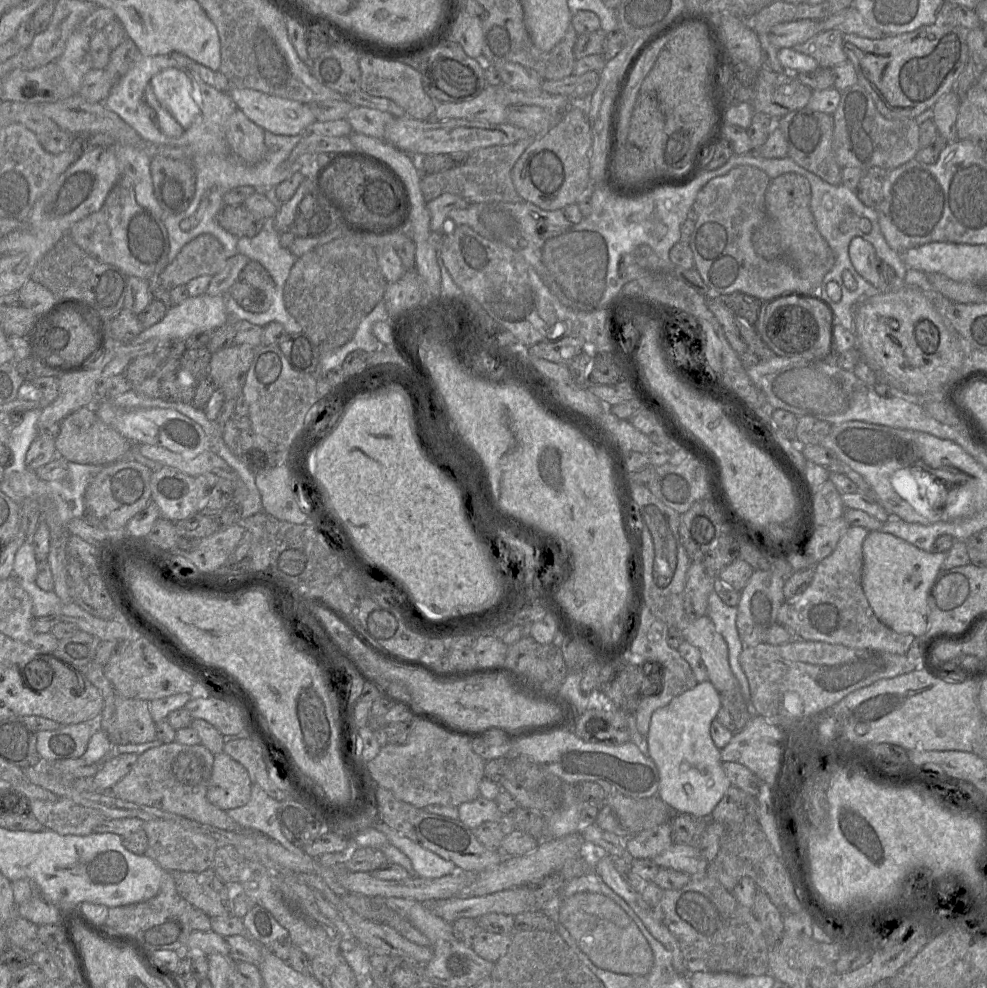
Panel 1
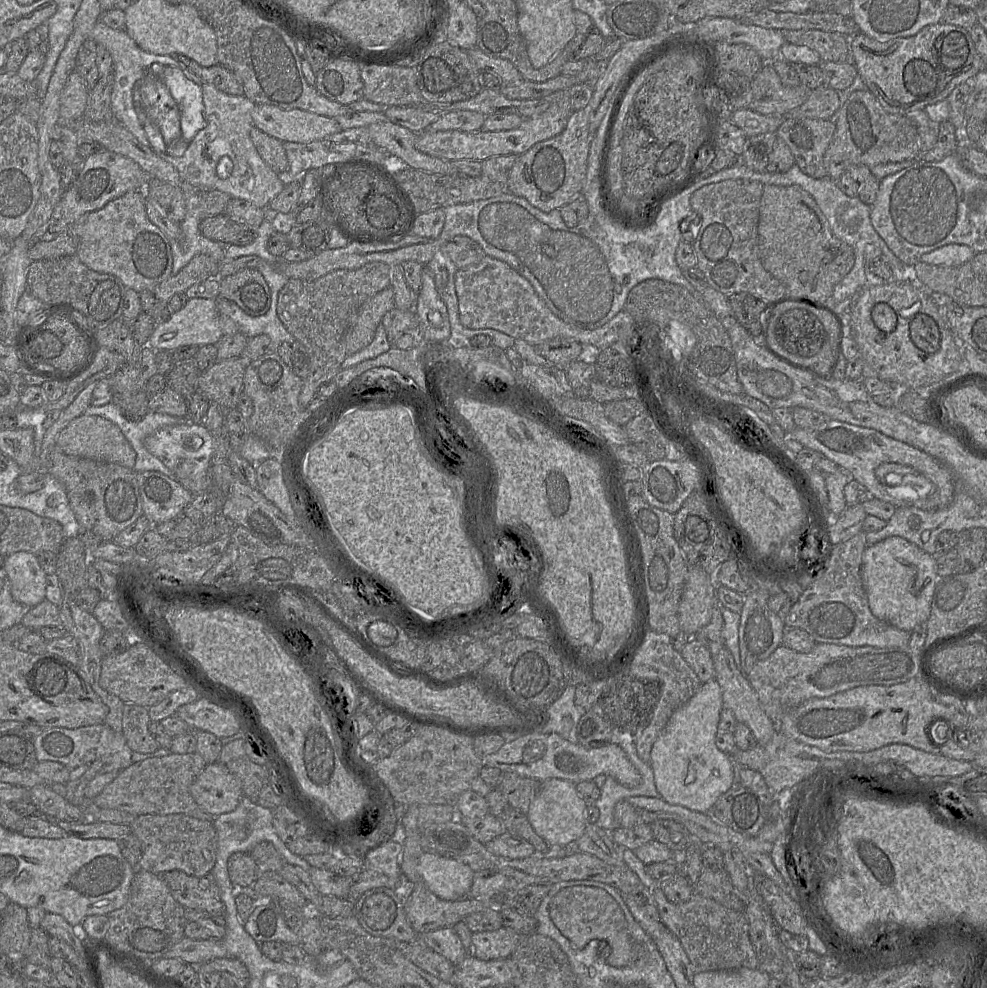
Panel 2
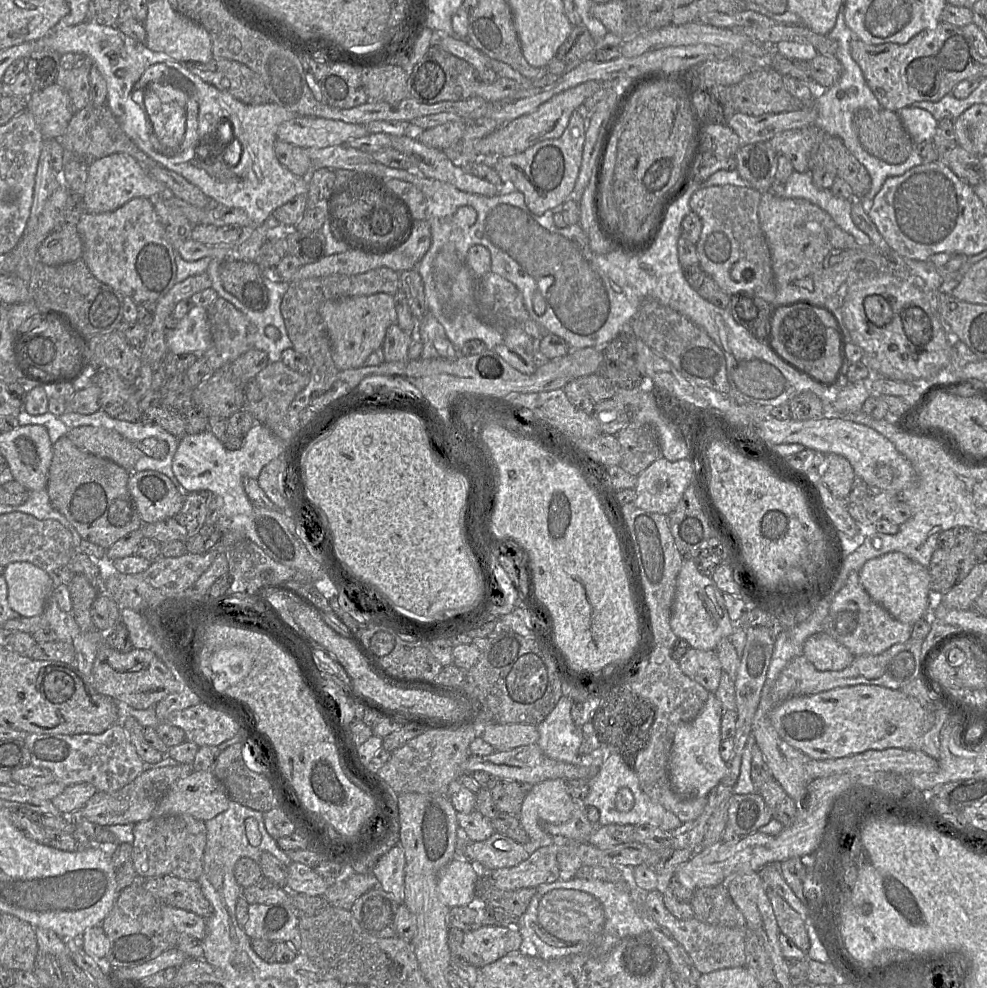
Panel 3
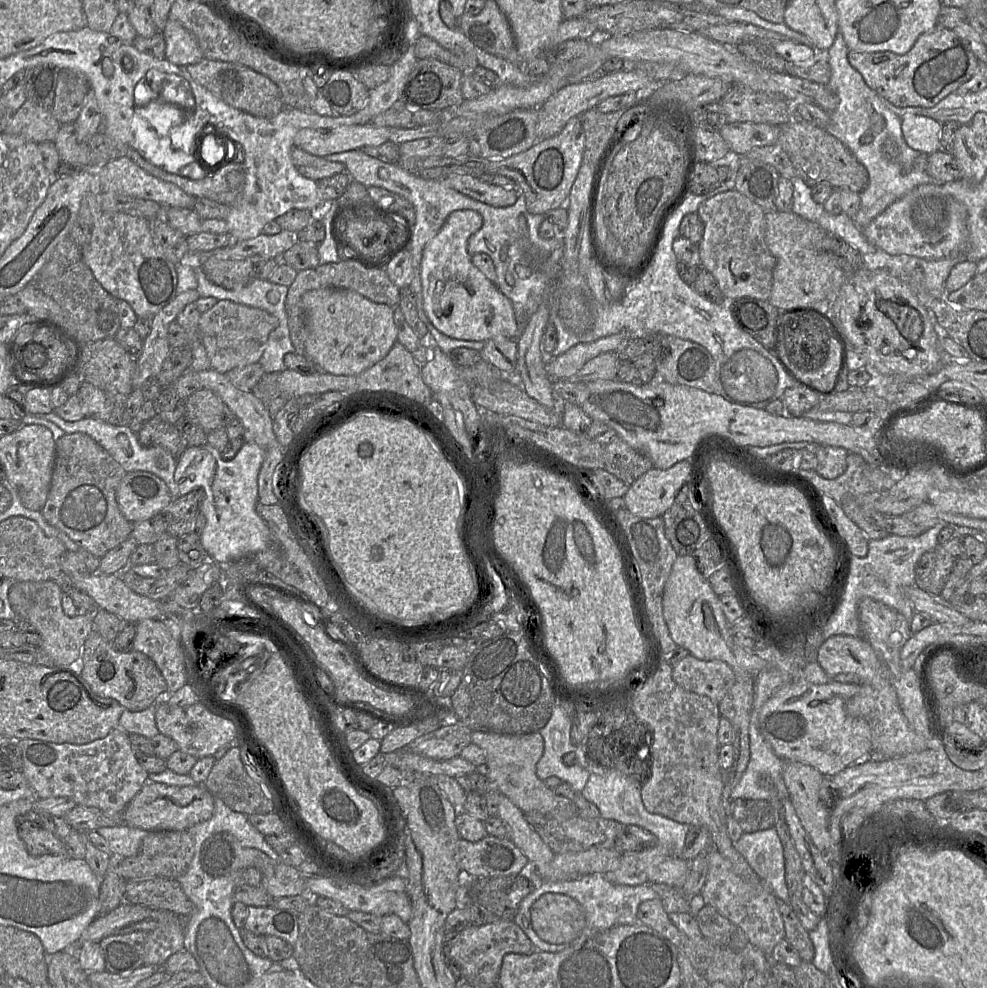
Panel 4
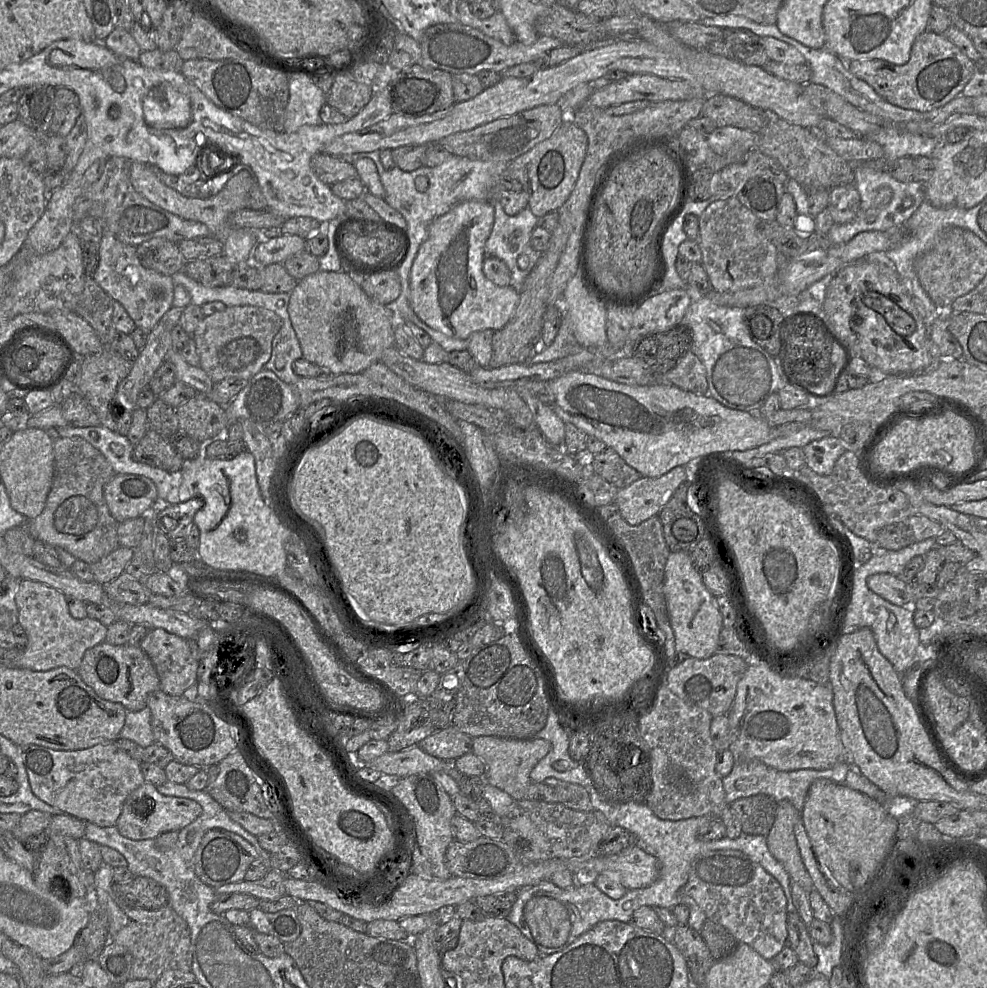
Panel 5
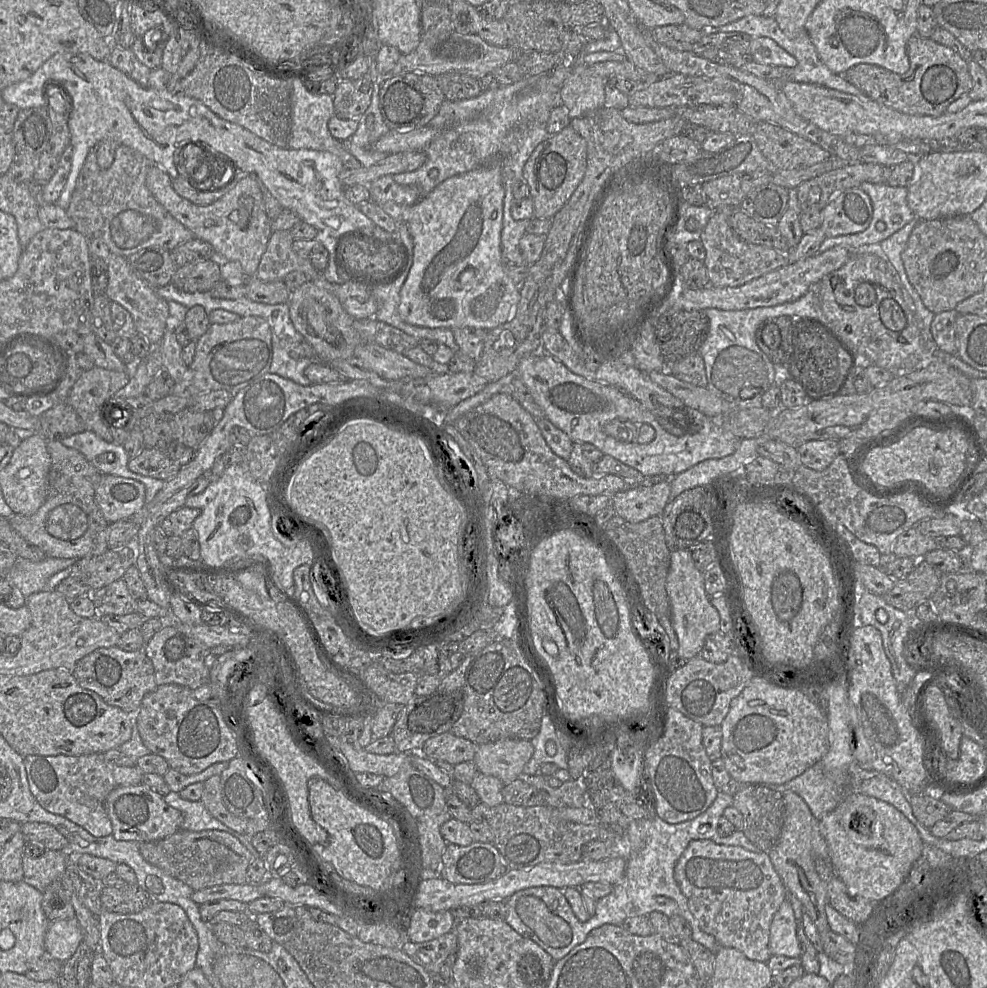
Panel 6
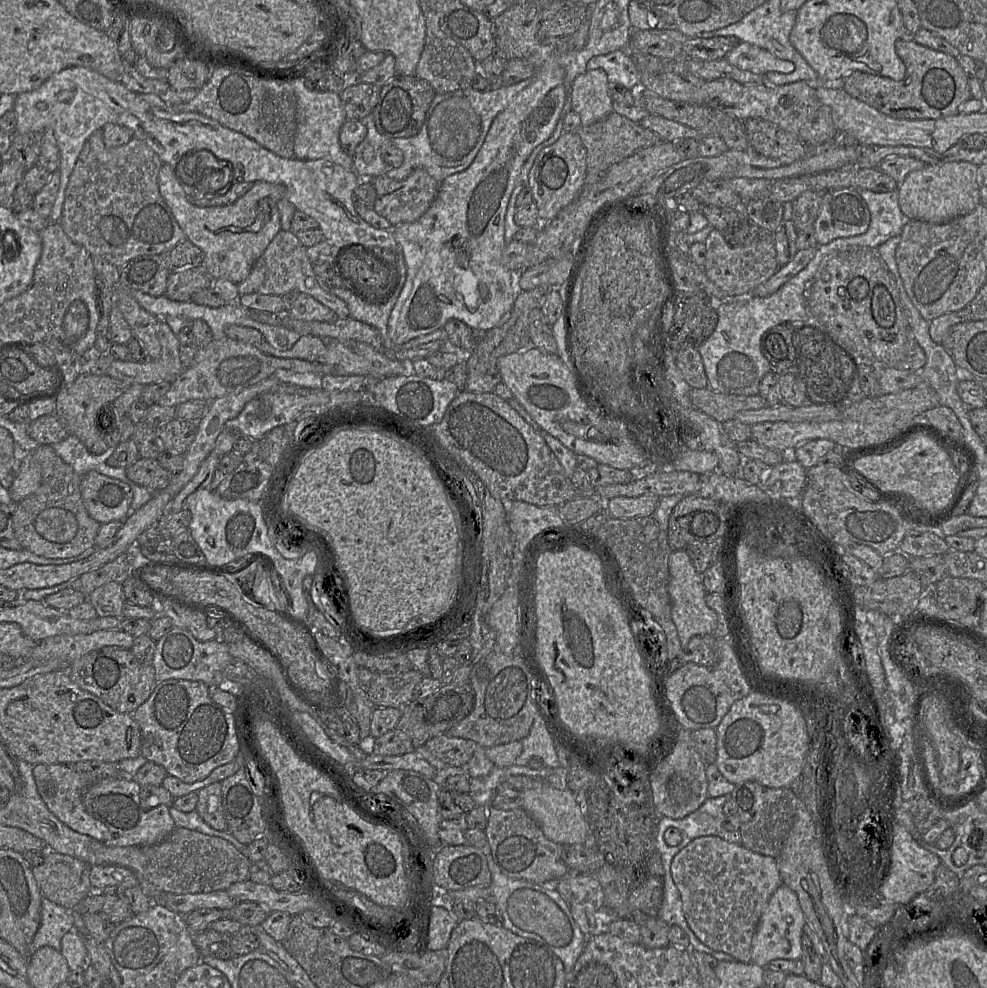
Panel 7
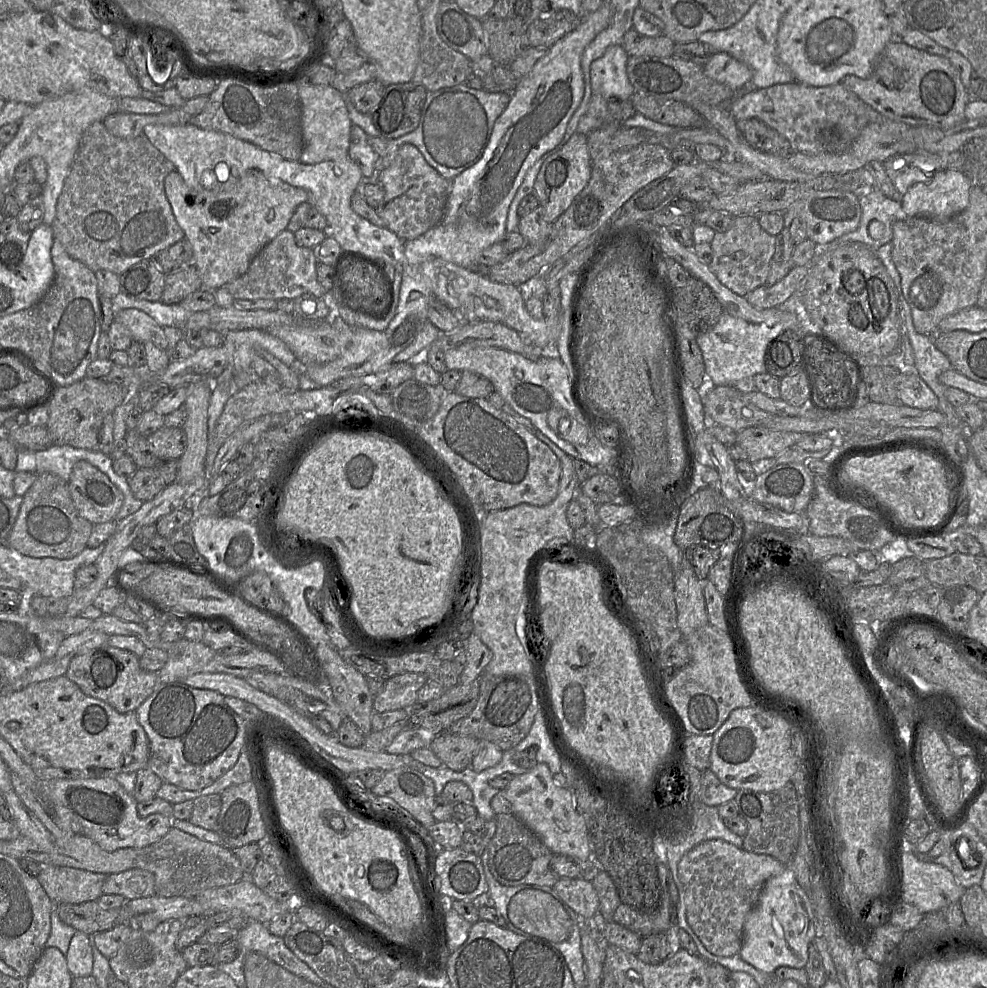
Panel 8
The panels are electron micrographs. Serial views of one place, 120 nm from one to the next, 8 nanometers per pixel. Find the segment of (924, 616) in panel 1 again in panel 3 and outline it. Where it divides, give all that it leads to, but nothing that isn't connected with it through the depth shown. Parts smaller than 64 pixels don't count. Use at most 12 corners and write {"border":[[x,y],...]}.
{"border":[[903,553],[858,573],[871,599],[912,626],[929,617],[927,567]]}

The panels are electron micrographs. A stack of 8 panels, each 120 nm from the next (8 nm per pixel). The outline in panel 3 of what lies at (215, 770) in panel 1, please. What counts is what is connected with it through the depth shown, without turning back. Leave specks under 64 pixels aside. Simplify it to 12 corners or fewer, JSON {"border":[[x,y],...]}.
{"border":[[212,771],[176,780],[153,817],[188,814],[204,822],[229,796]]}

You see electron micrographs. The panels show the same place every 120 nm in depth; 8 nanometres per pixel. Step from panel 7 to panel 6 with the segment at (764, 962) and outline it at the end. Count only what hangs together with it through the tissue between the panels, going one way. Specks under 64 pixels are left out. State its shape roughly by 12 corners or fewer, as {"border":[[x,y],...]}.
{"border":[[788,900],[772,919],[772,956],[800,957],[797,920]]}

